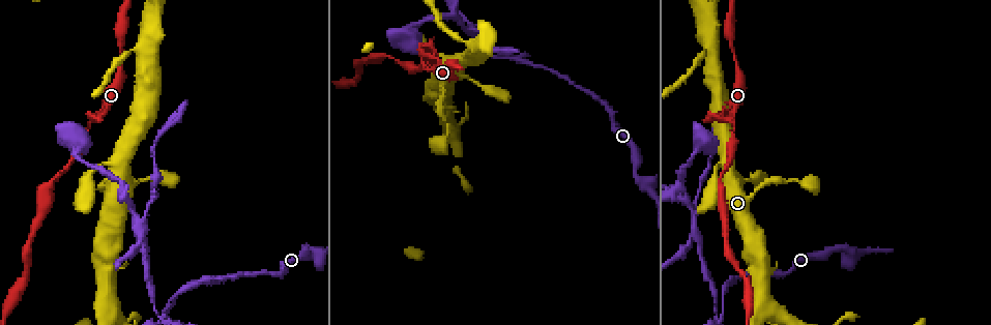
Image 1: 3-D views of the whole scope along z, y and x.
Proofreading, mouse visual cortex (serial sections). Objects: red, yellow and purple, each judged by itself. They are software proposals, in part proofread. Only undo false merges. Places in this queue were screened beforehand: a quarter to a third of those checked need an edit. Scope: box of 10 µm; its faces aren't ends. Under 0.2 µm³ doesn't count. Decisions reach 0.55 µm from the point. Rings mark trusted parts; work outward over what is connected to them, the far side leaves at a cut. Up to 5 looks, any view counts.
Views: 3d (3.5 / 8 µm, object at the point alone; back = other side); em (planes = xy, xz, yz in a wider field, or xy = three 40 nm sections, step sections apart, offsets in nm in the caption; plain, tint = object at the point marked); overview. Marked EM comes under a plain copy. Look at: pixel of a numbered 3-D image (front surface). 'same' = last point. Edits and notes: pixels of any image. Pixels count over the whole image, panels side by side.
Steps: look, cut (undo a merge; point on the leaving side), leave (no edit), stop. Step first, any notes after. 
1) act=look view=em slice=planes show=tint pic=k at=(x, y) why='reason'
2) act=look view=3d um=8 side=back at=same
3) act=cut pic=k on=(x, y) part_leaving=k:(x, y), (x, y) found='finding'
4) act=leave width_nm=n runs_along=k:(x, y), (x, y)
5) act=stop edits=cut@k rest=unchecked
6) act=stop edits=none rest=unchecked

act=look view=3d um=8 pic=1 at=(154, 305) why='thick turns thin'

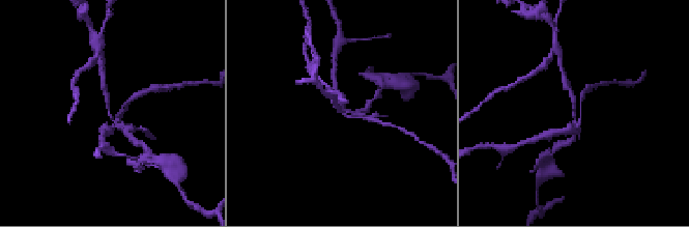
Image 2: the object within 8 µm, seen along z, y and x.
act=look view=em slice=xy step=2 show=tint at=same arm_widths_nm=100,200

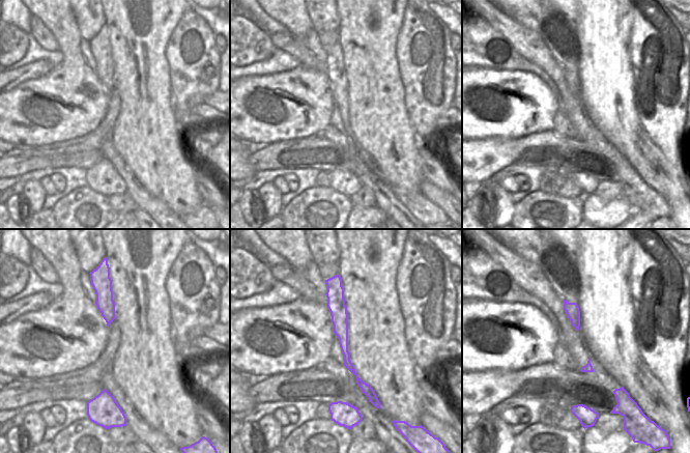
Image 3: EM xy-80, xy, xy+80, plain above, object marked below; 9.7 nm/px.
act=cut pic=2 on=(132, 139) part_leaving=2:(120, 121), (116, 122), (109, 113), (105, 87) found='a second cell is stuck on'

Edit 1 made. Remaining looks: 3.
act=look view=overview why='see it whole again'

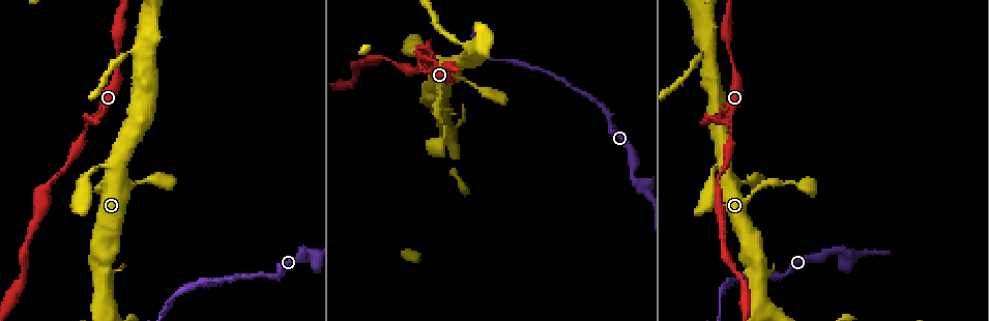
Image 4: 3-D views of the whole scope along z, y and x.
act=look view=em slice=xy step=2 show=tint pic=4 at=(707, 52) why='three arms meet'

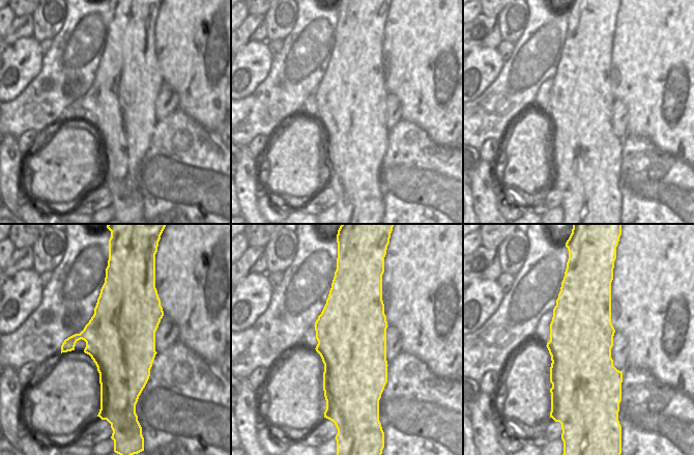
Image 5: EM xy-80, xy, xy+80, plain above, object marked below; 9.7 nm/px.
act=look view=3d um=3.5 at=same

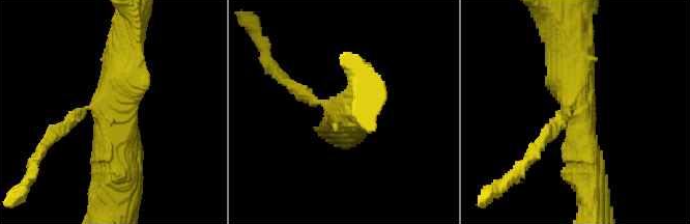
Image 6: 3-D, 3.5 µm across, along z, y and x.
act=leave width_nm=700 runs_along=6:(587, 177), (572, 44) found='continuous, no second cell'

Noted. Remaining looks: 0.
act=stop edits=cut@2 rest=unchecked

